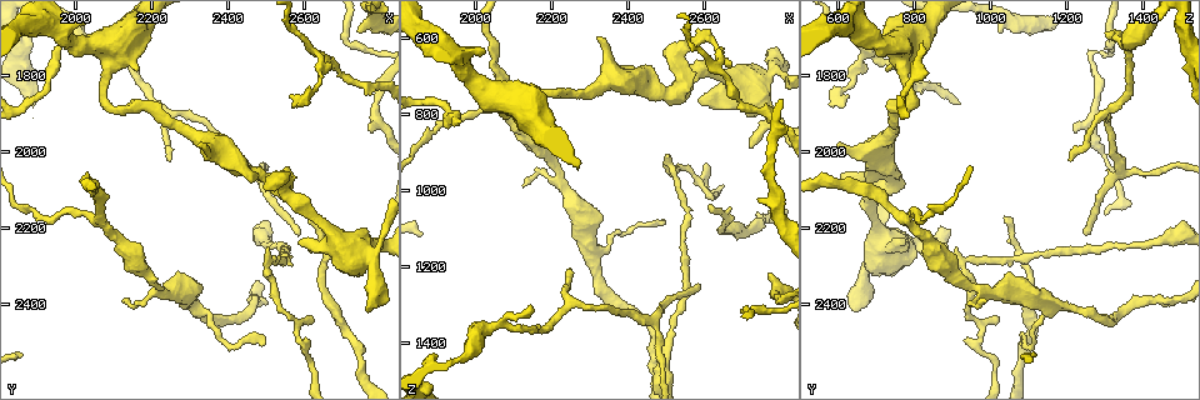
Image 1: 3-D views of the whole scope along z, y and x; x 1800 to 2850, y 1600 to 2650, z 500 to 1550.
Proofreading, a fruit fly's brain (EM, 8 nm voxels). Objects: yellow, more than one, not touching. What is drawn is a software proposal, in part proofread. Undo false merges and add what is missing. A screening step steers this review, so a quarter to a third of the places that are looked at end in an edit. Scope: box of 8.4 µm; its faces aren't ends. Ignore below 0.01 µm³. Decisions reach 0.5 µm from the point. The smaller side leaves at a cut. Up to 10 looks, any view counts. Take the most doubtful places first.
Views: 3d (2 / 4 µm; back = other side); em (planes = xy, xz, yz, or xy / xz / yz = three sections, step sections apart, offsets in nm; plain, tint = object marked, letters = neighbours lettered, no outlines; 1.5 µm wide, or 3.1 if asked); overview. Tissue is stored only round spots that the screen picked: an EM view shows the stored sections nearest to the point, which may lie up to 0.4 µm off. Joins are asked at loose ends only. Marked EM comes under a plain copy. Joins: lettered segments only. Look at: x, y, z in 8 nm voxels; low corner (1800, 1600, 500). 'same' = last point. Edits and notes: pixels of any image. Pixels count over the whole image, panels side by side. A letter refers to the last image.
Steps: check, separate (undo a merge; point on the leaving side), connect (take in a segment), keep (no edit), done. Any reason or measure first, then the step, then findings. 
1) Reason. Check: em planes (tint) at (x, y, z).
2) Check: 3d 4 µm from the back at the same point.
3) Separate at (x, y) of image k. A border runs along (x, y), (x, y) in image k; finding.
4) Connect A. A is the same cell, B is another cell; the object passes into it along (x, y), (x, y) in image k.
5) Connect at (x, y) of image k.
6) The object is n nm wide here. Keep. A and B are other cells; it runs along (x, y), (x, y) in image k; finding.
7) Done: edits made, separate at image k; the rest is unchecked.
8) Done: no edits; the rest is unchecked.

Check: 3d 4 µm at (2315, 1985, 595).

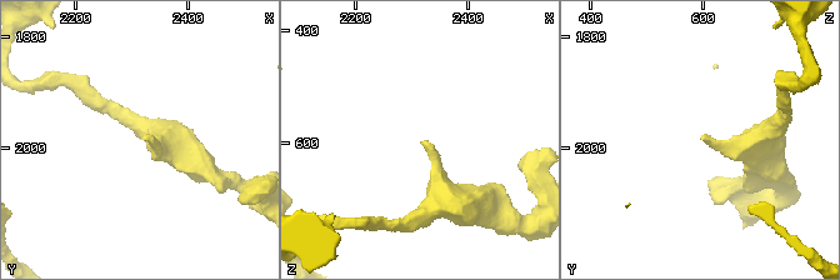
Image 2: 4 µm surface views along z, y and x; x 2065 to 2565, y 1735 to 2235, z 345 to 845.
Check: em planes (tint) at (2320, 1980, 600).

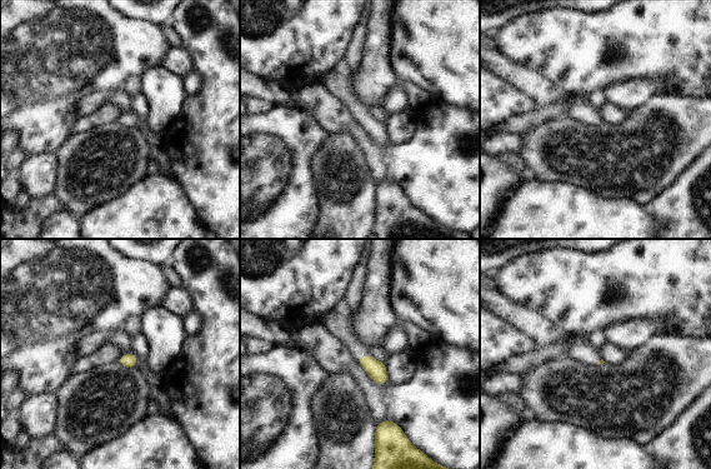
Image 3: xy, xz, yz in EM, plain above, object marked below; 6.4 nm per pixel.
See the neighbours. Check: em planes (letters) at the same point.

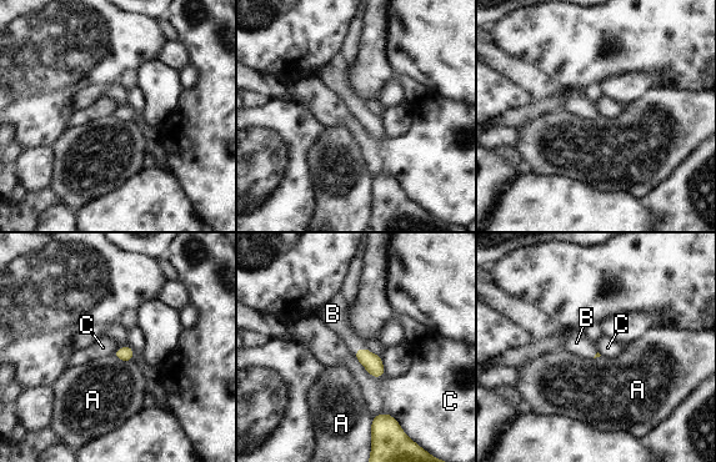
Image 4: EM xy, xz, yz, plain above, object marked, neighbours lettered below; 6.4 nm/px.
Connect B. B is the same cell, A and C are other cells; the object passes into it along (371, 362), (358, 350), (335, 319) in image 4; the neuron continues.

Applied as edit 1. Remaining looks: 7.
Branch stops here. Check: em planes (tint) at (2625, 2175, 1030).

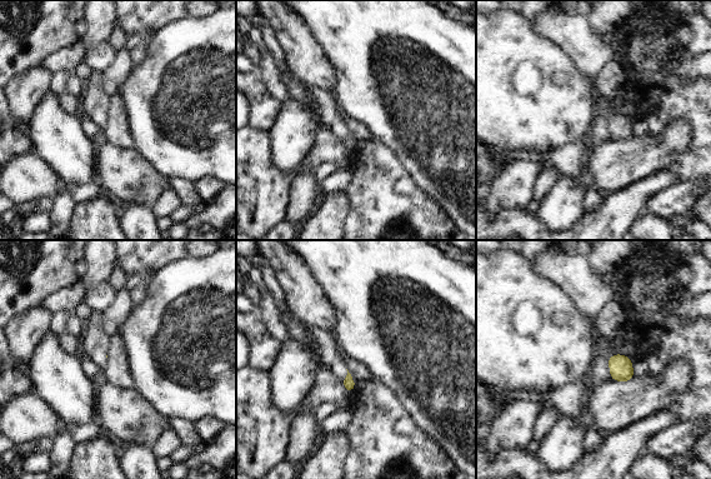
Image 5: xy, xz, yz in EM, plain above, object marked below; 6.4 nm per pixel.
What lies round it. Check: em planes (letters) at the same point.

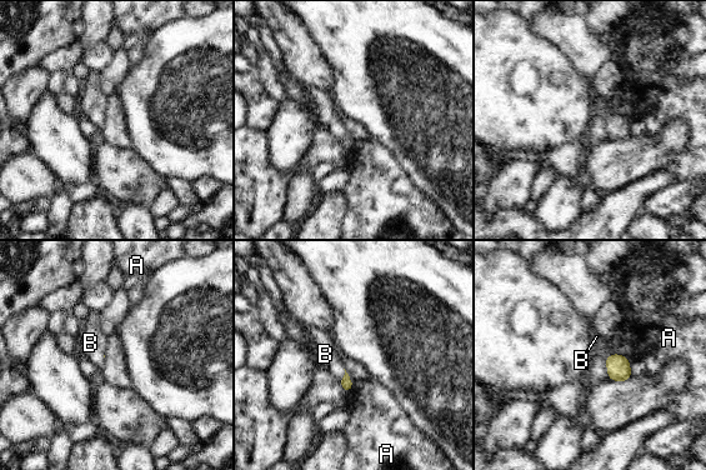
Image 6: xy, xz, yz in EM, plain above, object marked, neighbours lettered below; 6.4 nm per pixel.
Connect B. B is the same cell, A is another cell; the neuron continues.

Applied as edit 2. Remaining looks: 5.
Check: 3d 2 µm at (1955, 1705, 825).

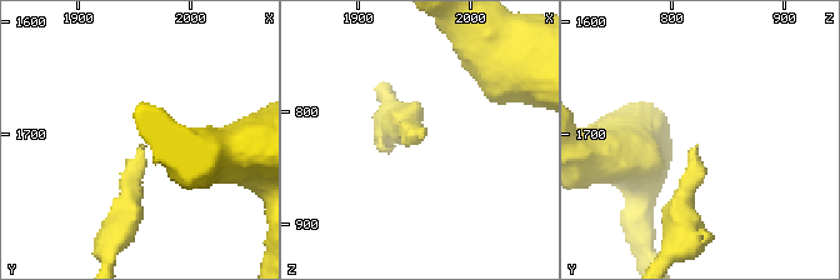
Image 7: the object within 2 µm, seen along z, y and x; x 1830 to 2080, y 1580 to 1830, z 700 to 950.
Need the tissue. Check: em xz step 8 (tint) at (1960, 1710, 822).

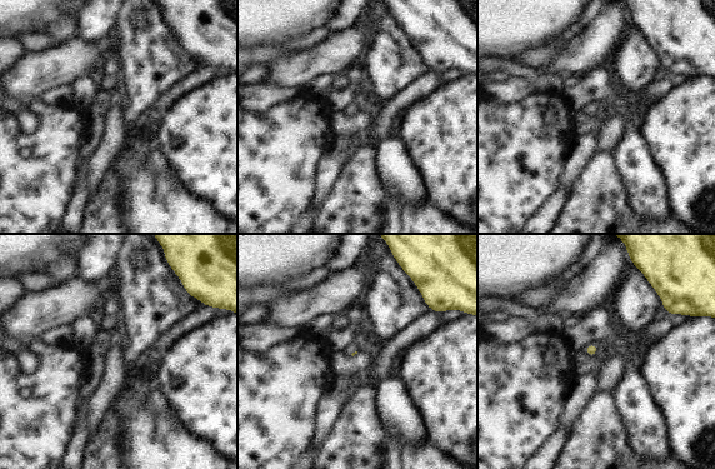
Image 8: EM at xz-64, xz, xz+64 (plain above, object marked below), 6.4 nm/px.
Check: em planes (letters) at the same point.

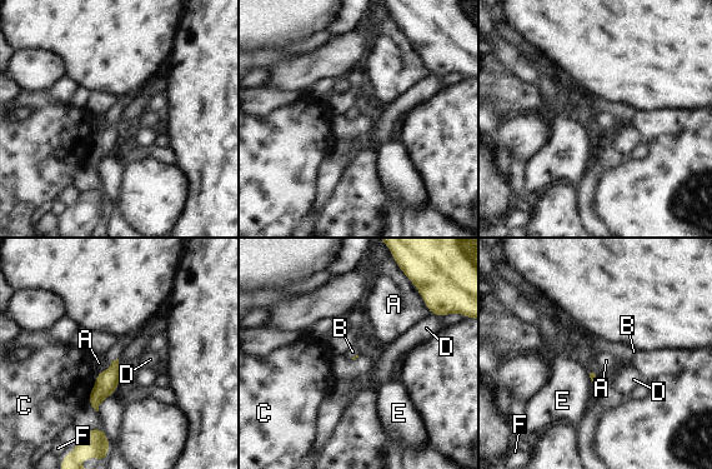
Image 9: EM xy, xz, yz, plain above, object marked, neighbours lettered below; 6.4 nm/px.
Connect B. B is the same cell, A, C, D, E and F are other cells; the object passes into it along (106, 383), (110, 365), (115, 352) in image 9; it goes on there.

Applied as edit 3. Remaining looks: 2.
Done: edits made, connect at image 4, connect at image 6, connect at image 9; the rest is unchecked.

